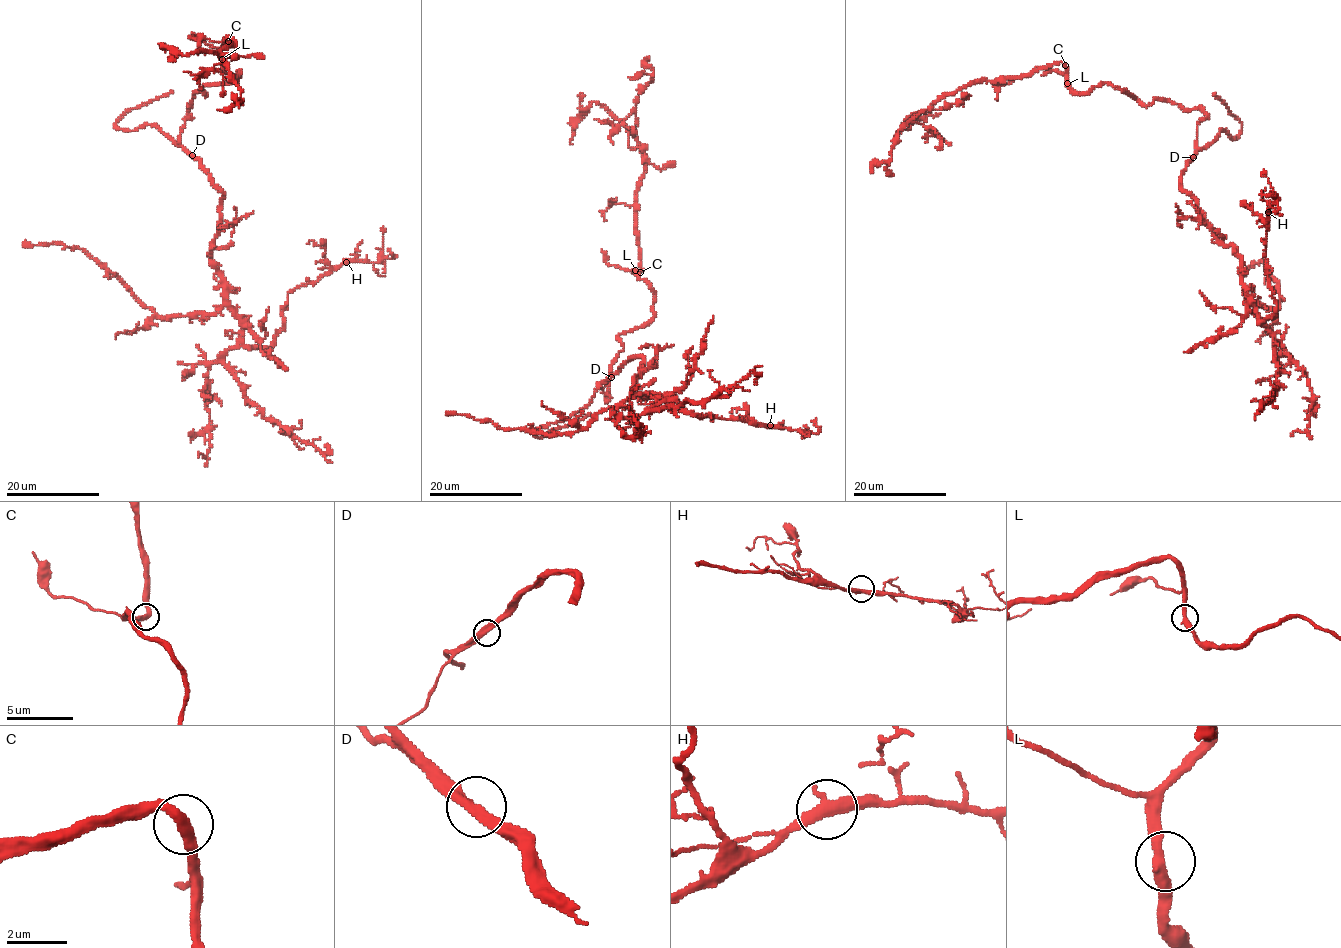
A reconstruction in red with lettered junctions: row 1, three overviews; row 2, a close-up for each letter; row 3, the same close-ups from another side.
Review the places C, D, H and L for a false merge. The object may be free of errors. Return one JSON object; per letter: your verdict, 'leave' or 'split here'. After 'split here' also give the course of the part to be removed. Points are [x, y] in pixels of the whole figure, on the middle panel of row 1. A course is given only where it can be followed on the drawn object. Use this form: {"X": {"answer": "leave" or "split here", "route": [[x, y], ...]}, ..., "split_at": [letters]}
{"C": {"answer": "leave"}, "D": {"answer": "leave"}, "H": {"answer": "leave"}, "L": {"answer": "leave"}, "split_at": []}

